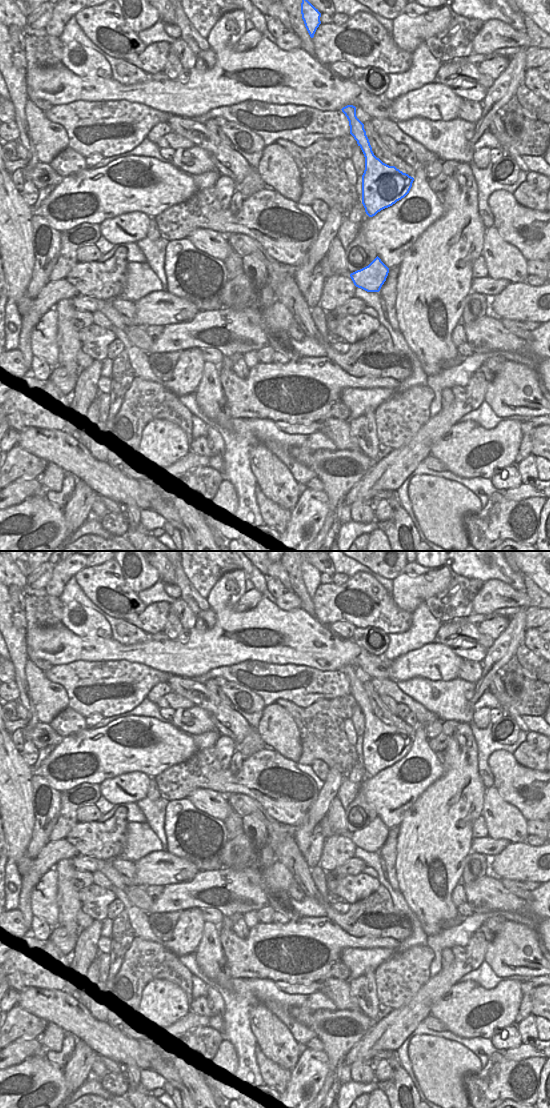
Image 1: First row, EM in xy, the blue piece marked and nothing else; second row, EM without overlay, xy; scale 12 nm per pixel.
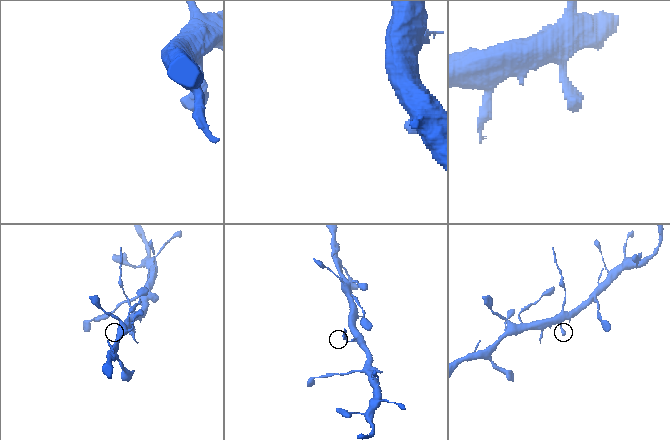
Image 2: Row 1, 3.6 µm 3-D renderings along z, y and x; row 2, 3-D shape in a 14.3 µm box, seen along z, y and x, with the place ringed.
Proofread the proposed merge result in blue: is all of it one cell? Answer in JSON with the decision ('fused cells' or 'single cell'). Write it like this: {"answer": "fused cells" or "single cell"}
{"answer": "fused cells"}

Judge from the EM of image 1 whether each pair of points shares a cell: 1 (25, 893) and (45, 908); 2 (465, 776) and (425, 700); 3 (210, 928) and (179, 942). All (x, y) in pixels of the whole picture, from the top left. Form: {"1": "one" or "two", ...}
{"1": "two", "2": "two", "3": "two"}

